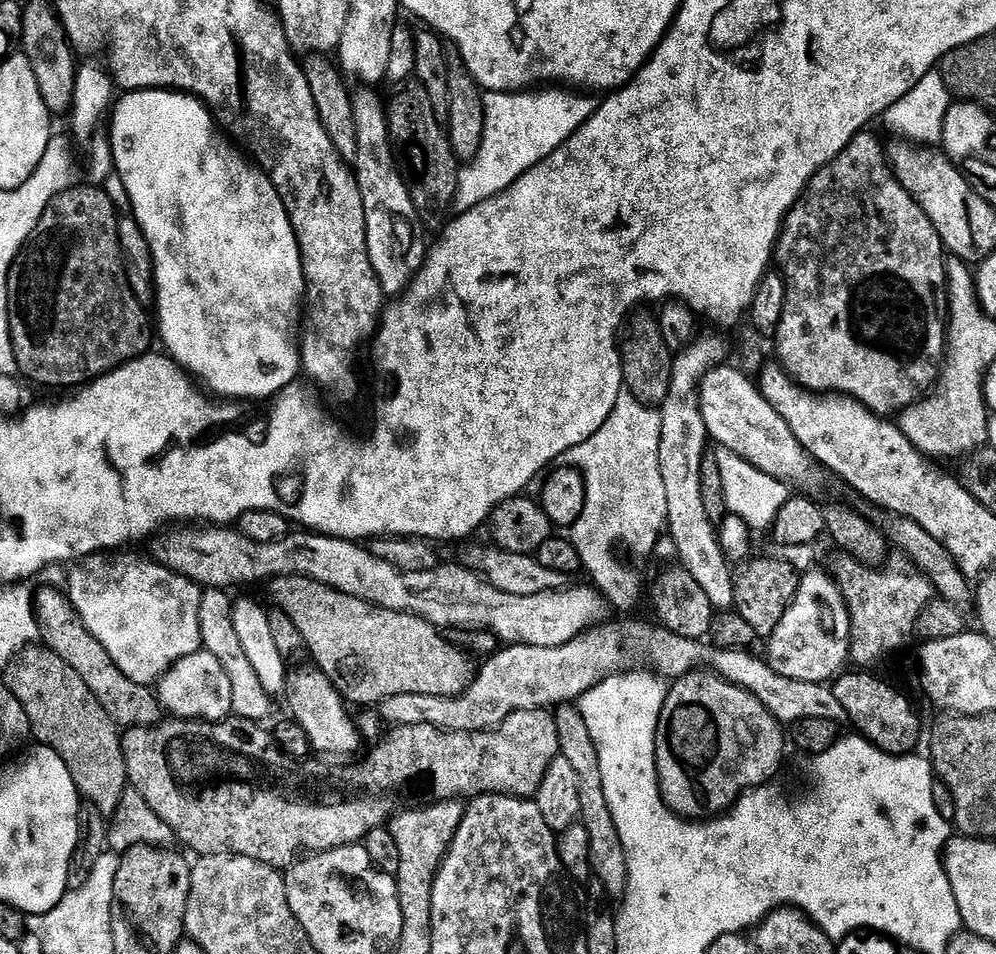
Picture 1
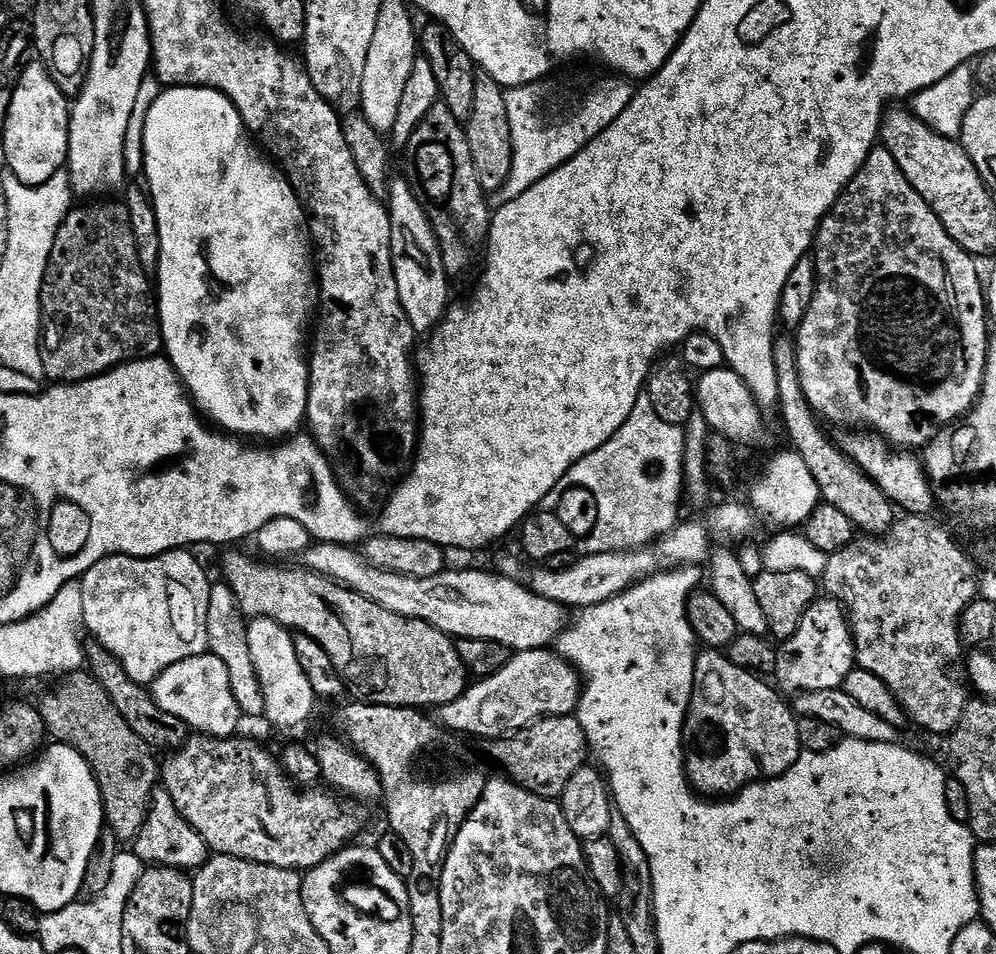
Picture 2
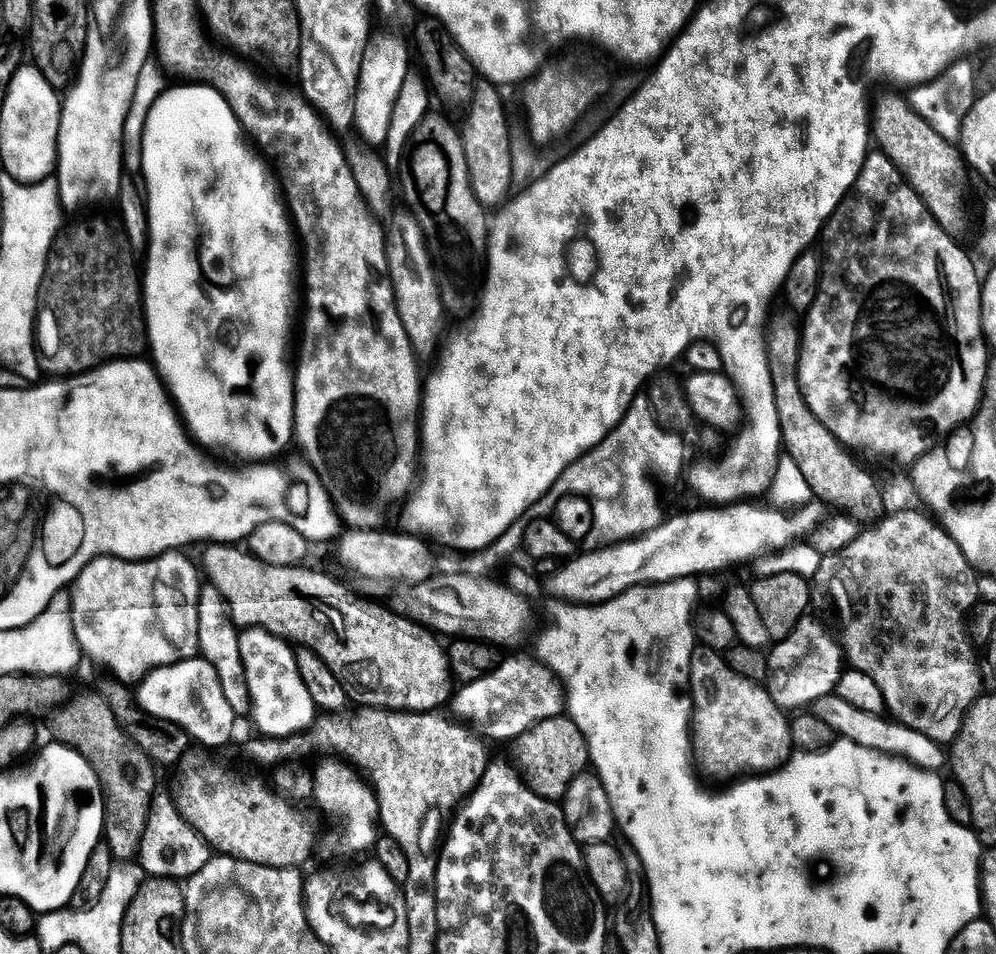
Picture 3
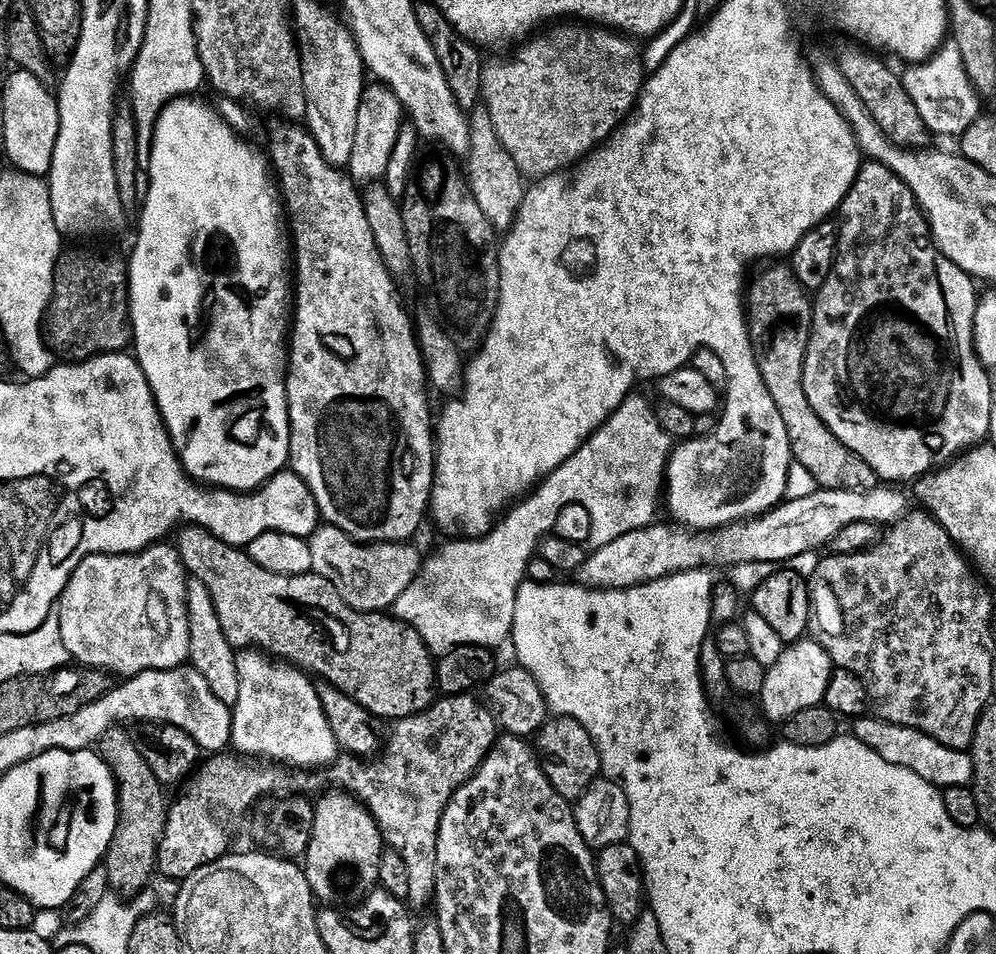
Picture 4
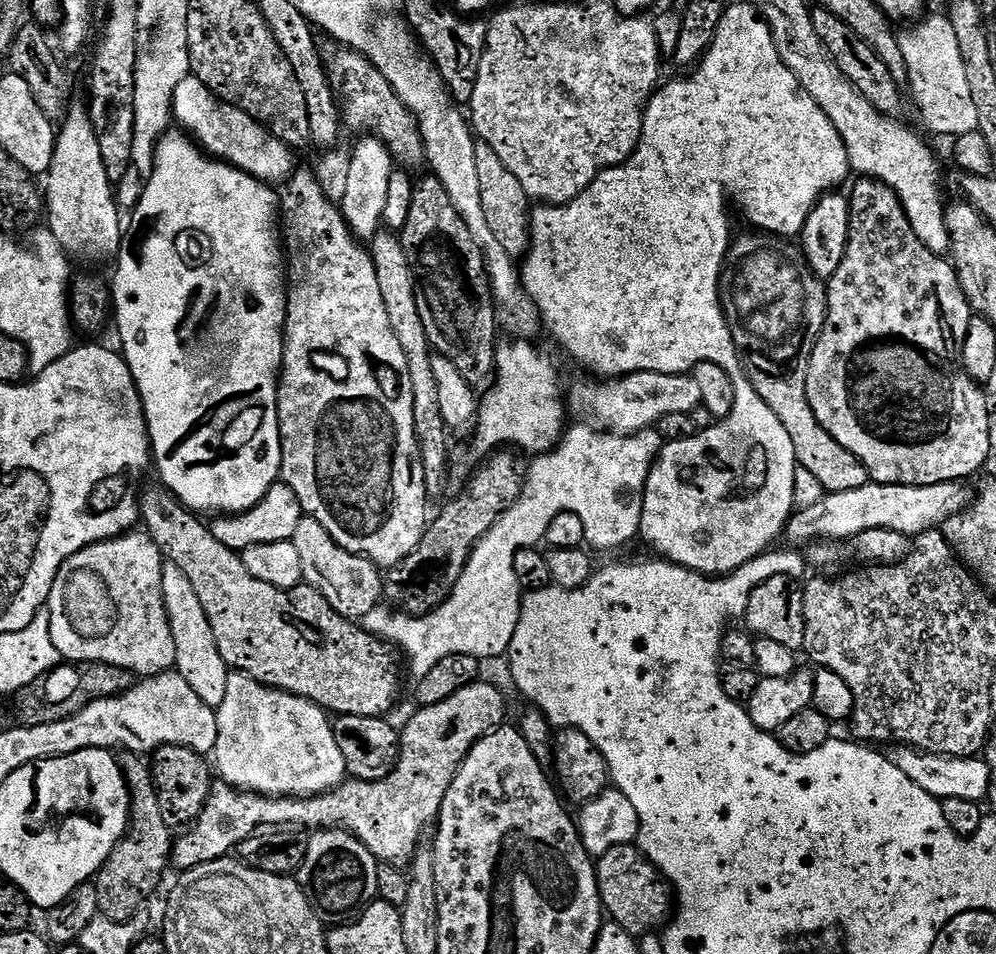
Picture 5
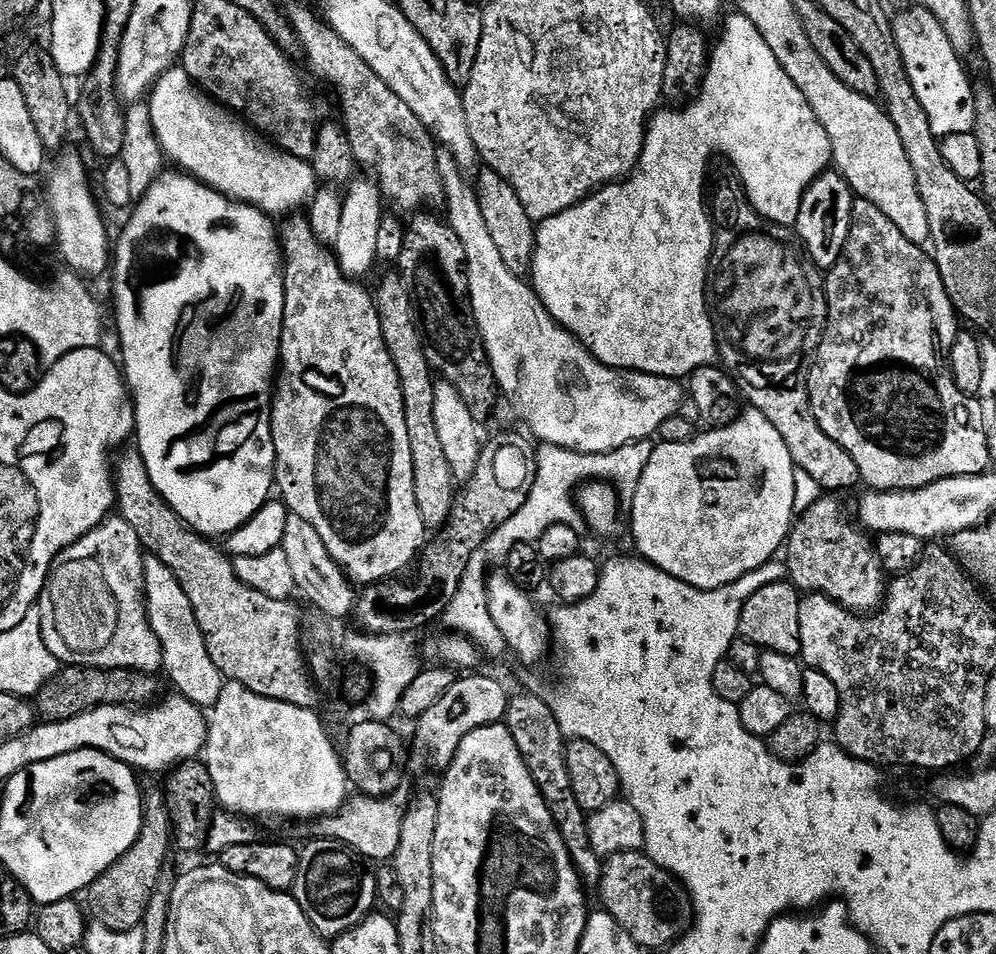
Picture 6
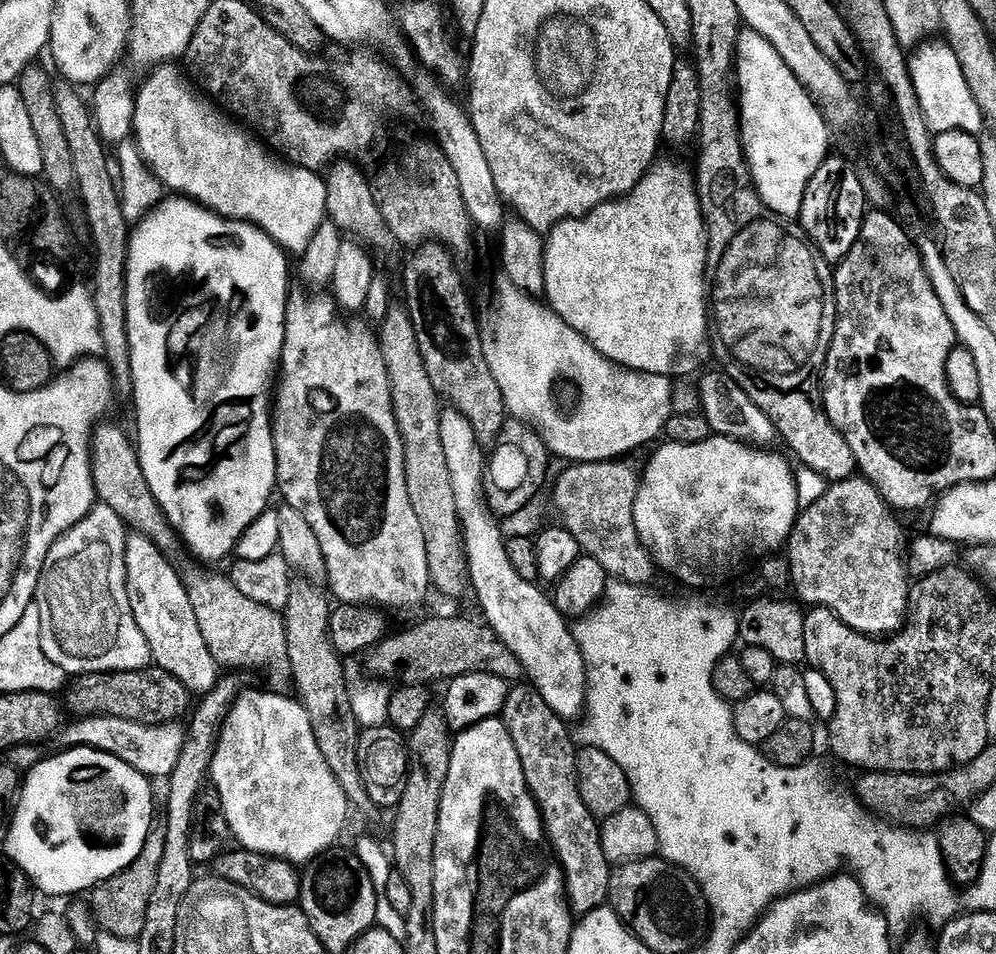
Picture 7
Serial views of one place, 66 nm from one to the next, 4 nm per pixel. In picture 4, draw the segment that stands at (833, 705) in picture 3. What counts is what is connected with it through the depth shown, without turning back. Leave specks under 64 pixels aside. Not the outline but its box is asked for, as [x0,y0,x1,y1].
[854,718,974,790]

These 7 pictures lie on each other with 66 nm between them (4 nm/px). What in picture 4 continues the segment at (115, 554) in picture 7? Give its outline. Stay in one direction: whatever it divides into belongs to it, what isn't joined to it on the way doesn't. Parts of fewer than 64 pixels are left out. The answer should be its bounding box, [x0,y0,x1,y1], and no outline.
[63,542,190,678]

